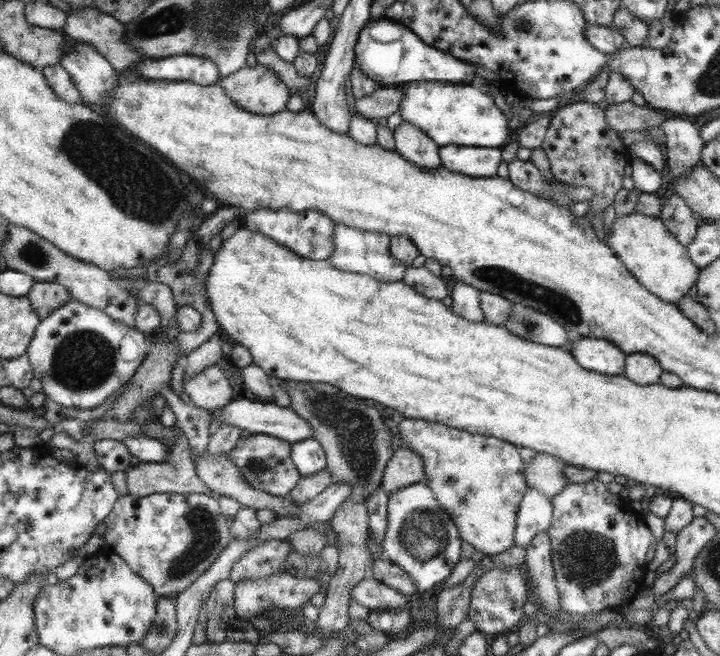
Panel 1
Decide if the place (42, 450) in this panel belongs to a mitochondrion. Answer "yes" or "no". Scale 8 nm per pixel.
no

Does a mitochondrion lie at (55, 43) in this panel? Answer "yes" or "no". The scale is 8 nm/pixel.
yes

